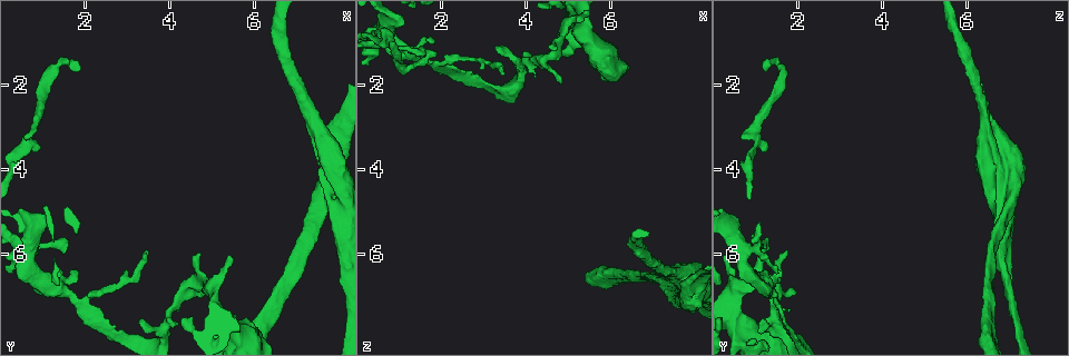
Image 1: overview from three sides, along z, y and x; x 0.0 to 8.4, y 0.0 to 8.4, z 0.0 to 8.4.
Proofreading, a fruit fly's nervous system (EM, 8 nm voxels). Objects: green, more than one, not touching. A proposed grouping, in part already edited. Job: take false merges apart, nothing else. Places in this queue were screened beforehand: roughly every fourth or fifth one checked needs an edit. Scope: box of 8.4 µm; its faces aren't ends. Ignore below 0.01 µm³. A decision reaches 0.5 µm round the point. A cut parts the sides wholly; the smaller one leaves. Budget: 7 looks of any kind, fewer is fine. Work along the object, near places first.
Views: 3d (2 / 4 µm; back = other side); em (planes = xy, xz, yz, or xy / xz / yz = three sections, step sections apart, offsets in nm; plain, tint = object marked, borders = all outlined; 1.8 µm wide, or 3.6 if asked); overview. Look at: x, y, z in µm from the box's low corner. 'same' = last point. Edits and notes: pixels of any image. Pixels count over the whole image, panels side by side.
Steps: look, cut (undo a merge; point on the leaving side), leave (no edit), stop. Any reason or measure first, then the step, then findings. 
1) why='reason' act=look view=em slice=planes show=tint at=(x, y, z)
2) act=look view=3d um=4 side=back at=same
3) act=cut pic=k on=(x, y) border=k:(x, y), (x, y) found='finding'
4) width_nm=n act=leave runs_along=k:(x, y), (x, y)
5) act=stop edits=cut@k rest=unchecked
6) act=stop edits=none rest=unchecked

act=look view=3d um=4 side=back at=(7.65, 5.00, 7.00)

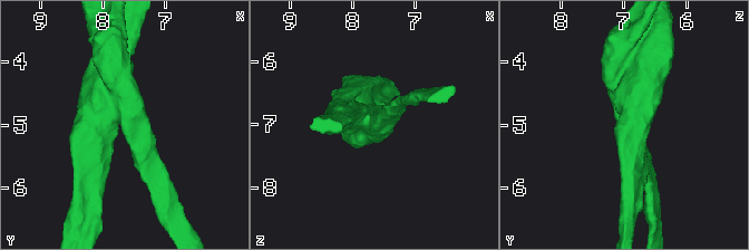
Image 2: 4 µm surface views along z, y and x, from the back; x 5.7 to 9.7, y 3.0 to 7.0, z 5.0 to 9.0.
arms=3 arm_widths_nm=200,480,500 why='now the EM' act=look view=em slice=planes show=borders at=(7.60, 4.95, 7.00)

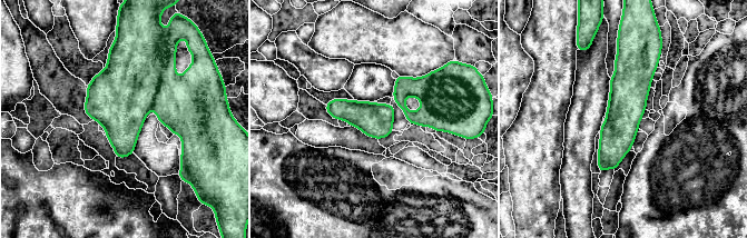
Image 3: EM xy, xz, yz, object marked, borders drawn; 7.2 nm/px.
width_nm=240 act=leave runs_along=3:(629, 56), (628, 100), (601, 168) found='continuous, no second cell'

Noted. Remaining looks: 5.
why='thick turns thin' act=look view=em slice=planes show=tint at=(7.40, 2.90, 6.40)

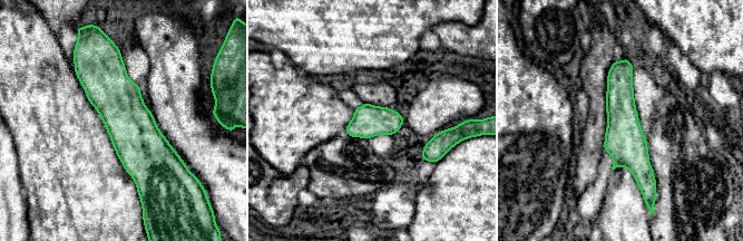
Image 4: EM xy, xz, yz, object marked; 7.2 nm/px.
act=leave runs_along=4:(117, 52), (139, 184) found='one cell here'

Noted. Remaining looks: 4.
act=look view=em slice=planes show=tint at=(1.40, 1.55, 1.55)

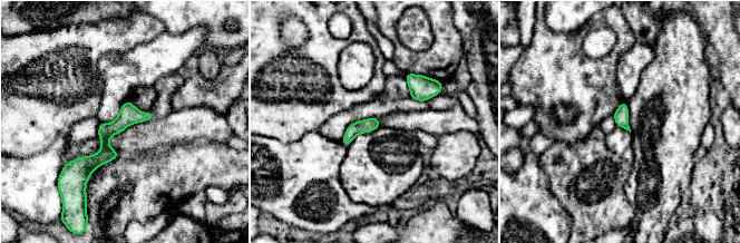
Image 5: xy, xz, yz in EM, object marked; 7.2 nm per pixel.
act=leave runs_along=5:(151, 115), (127, 116), (94, 162), (74, 167) found='continuous, no second cell'

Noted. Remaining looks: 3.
act=stop edits=none rest=unchecked

